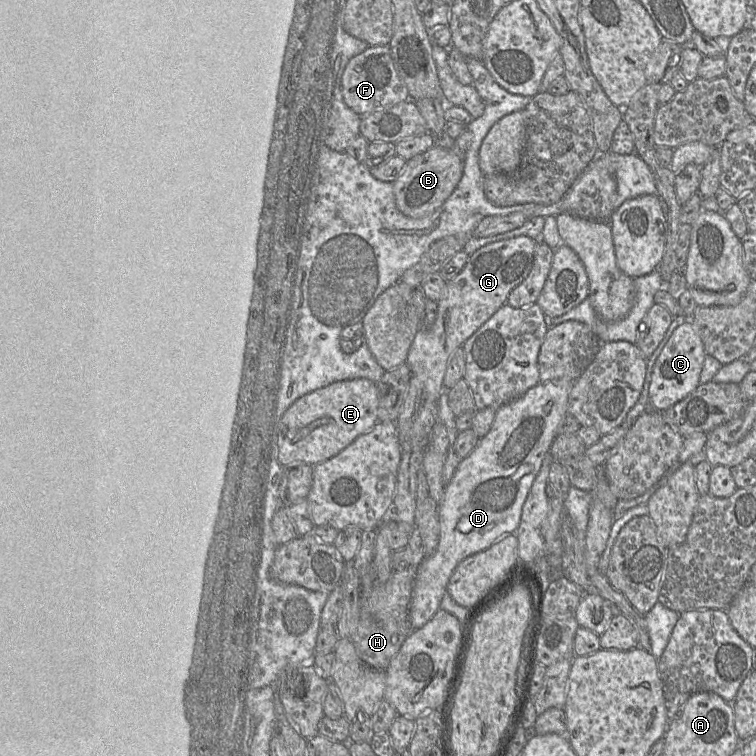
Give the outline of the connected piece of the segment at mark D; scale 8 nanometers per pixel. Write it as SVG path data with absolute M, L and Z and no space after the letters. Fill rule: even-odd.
M568 380L540 382L524 395L496 410L490 431L474 450L461 460L450 483L446 485L439 504L439 543L431 556L426 556L417 568L410 601L410 620L413 629L428 623L440 609L450 577L456 566L466 557L490 547L504 535L515 533L521 518L522 507L538 475L543 460L550 453L552 442L559 434L559 426L568 413L569 393L574 382Z

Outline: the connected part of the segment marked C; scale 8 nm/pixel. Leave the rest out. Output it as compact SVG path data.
M692 320L679 325L657 358L649 385L649 401L652 409L664 411L685 398L700 384L700 375L706 357L703 342Z

